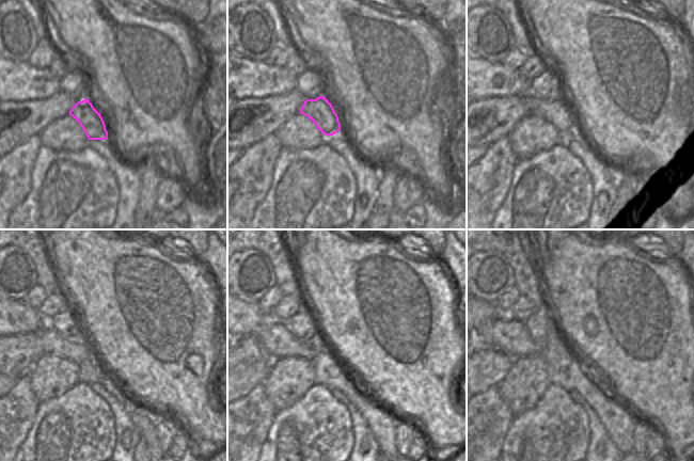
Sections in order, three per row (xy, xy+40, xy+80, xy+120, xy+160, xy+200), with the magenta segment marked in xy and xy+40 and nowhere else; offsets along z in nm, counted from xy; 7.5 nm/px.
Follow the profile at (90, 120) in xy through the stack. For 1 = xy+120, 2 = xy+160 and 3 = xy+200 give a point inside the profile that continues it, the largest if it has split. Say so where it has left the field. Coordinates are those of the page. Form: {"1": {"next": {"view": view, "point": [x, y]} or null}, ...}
{"1": {"next": {"view": "xy+120", "point": [53, 344]}}, "2": {"next": {"view": "xy+160", "point": [278, 342]}}, "3": {"next": {"view": "xy+200", "point": [504, 334]}}}

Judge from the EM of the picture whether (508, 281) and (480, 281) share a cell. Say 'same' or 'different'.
same

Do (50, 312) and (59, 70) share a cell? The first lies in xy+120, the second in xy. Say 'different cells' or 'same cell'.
same cell

